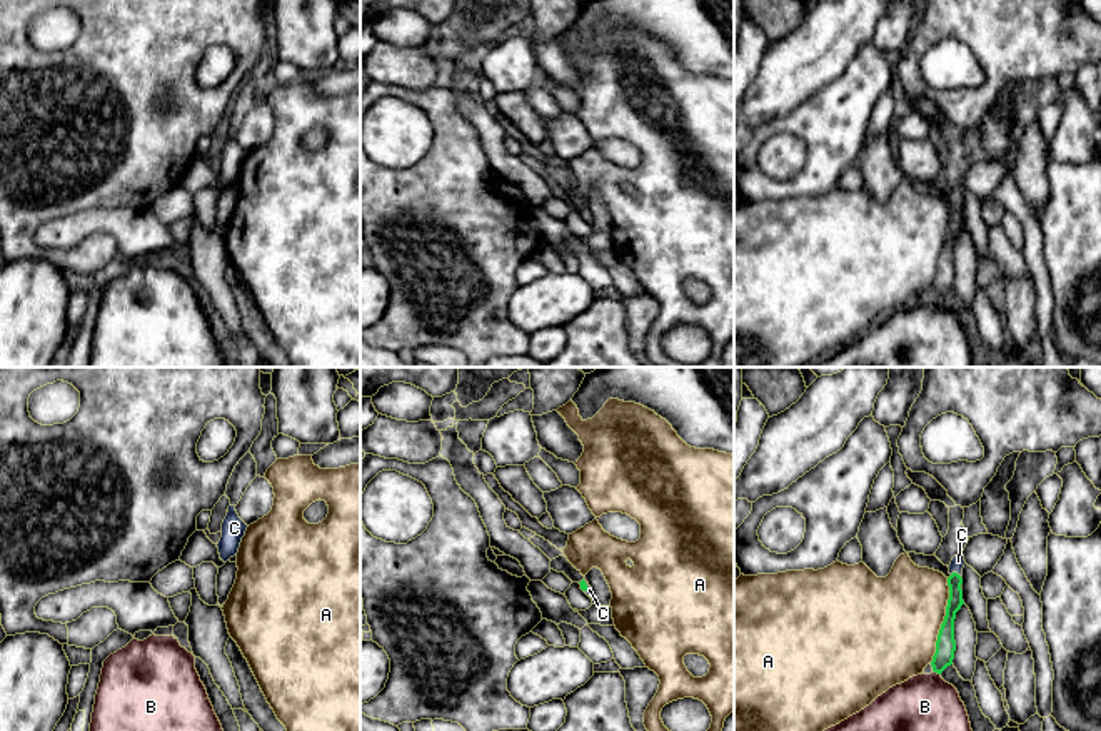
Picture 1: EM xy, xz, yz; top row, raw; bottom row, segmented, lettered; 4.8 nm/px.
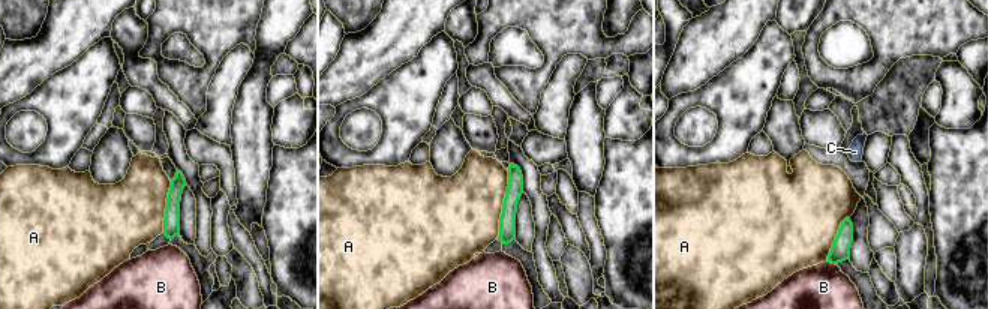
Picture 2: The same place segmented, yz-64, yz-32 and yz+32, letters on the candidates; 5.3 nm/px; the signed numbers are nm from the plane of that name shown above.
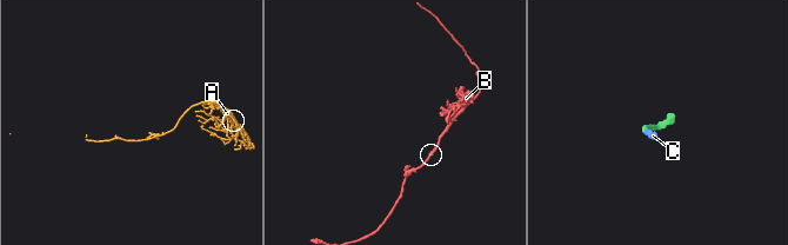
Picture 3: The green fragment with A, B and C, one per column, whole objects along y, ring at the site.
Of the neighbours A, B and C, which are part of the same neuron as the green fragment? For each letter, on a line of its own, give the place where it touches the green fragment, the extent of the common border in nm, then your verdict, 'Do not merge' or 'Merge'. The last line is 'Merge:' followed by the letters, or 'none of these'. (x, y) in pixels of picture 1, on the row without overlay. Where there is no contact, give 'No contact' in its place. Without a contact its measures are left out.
A: Touches green at yz (945, 246). Shared border 420 nm. Do not merge
B: Touches green at yz (936, 297). Shared border 50 nm. Do not merge
C: Touches green at yz (956, 199). Shared border 50 nm. Merge
Merge: C

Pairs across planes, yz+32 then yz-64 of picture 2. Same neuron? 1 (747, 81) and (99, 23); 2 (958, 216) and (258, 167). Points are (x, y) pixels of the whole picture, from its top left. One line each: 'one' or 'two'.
1: two
2: two

